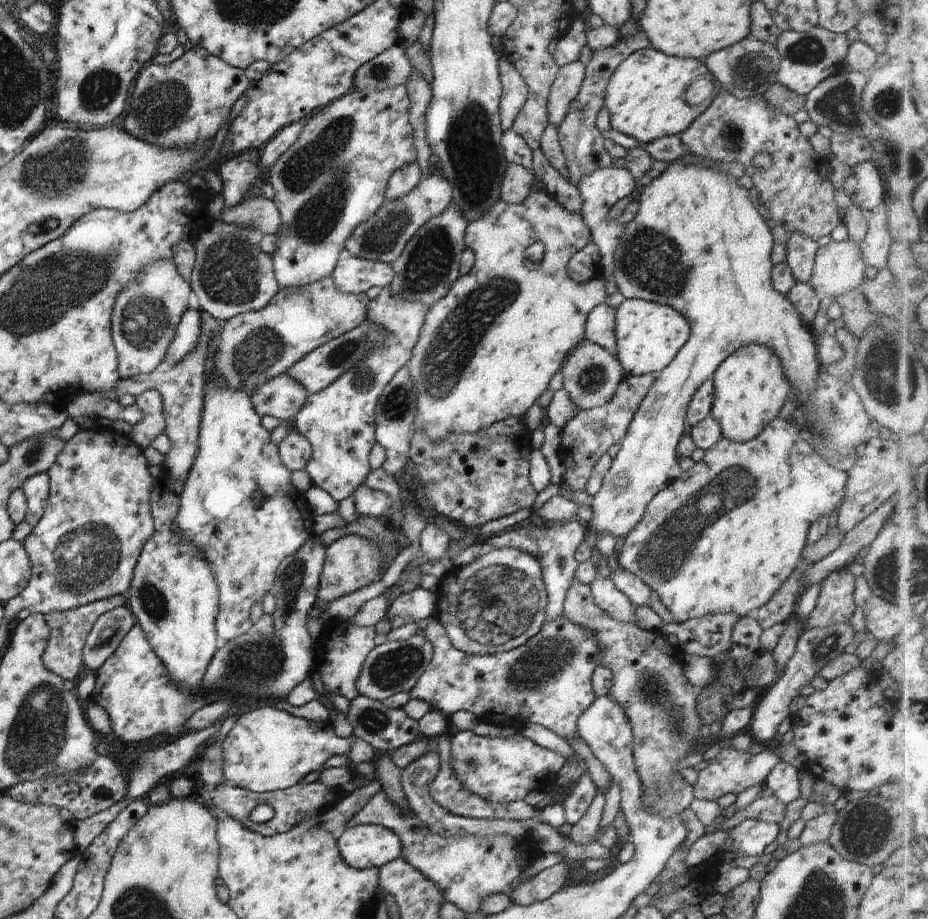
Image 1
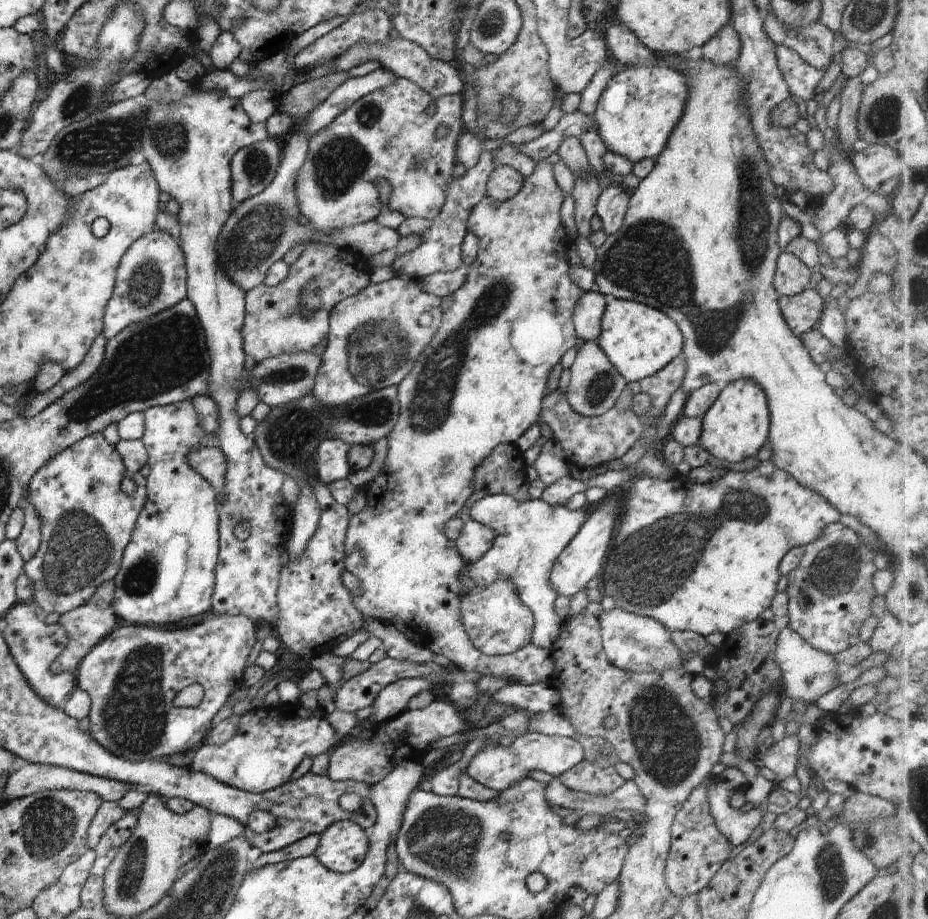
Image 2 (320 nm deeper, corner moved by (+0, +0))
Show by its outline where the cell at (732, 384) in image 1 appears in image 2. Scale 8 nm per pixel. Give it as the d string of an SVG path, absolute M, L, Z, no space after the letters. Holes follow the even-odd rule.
M748 378L722 386L720 395L701 419L701 424L702 434L698 445L711 457L735 463L757 456L769 436L770 414L764 390Z

